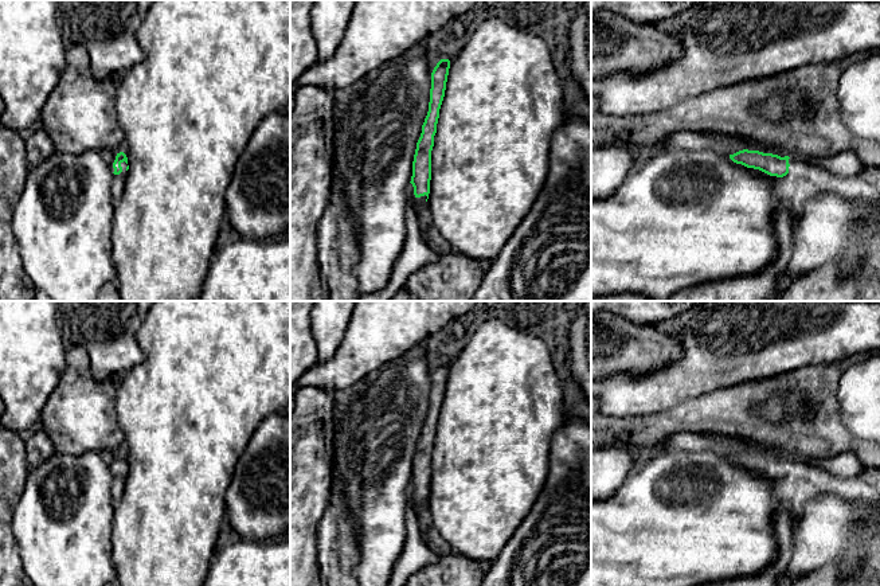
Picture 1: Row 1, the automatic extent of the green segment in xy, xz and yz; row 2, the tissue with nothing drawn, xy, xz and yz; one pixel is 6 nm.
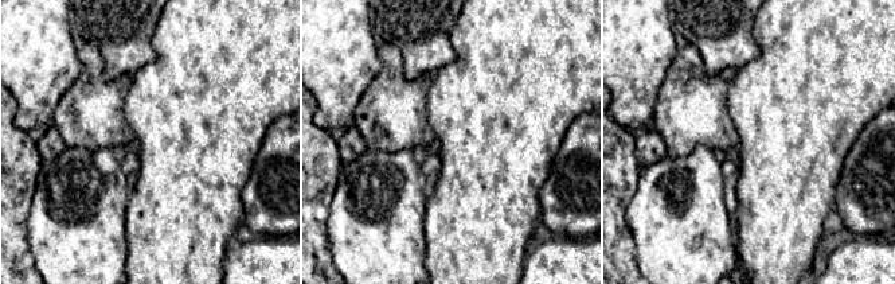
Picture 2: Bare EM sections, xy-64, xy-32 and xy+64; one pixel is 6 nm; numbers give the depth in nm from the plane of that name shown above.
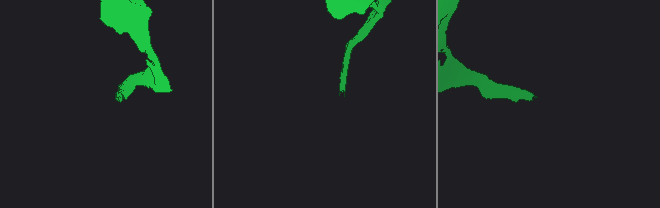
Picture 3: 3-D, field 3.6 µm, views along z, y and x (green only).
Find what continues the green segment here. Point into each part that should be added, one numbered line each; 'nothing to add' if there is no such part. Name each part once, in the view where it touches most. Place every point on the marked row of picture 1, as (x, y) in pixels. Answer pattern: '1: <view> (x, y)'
1: xy (118, 180)

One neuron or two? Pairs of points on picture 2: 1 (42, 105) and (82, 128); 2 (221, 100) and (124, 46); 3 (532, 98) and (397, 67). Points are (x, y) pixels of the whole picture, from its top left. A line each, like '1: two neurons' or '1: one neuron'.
1: two neurons
2: two neurons
3: two neurons

